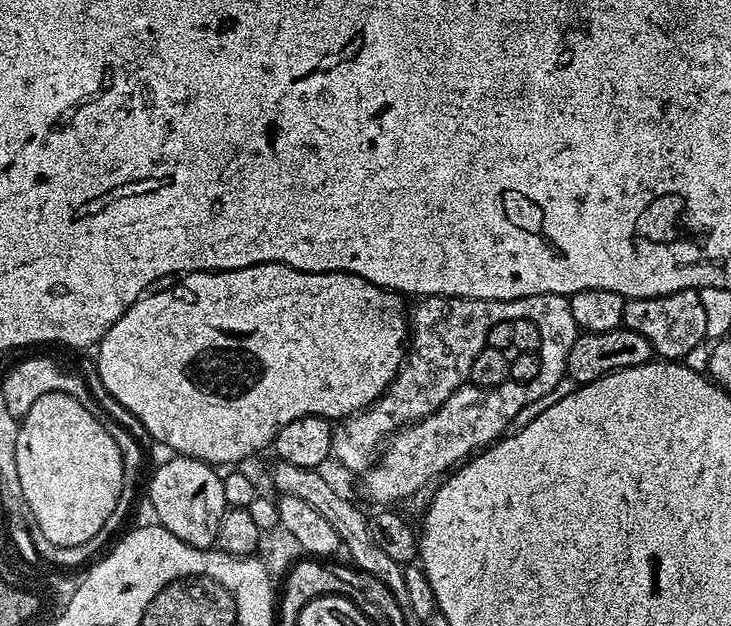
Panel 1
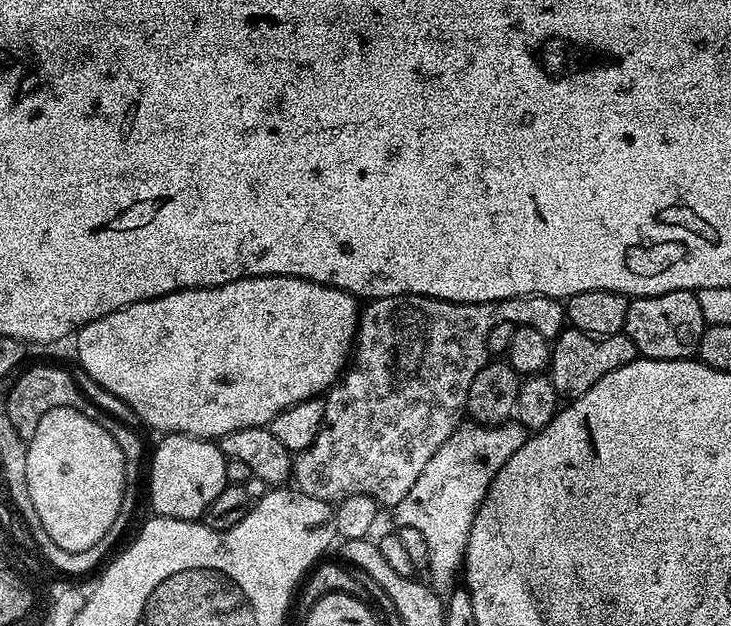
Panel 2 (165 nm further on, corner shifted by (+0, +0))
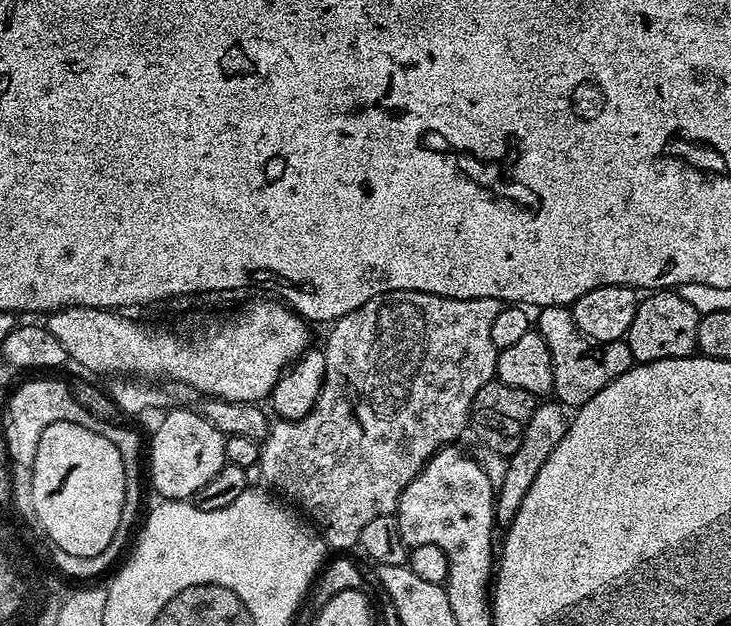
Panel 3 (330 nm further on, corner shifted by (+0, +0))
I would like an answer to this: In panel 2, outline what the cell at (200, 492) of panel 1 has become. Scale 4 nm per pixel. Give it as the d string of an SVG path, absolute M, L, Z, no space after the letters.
M168 434L156 448L156 453L151 453L152 469L146 472L146 492L148 488L148 500L152 503L152 512L157 516L174 518L175 520L199 521L204 512L222 494L222 490L228 485L226 478L226 466L228 461L220 453L219 443L210 440L199 440L196 436L181 436L179 434Z

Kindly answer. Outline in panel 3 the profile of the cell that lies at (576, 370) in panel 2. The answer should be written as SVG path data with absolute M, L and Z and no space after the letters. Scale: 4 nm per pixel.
M550 306L539 309L535 315L535 331L540 333L546 346L550 346L550 362L554 374L552 392L565 409L581 408L586 402L590 402L590 398L594 398L594 394L598 394L598 390L610 386L614 378L622 378L622 374L632 368L634 361L627 339L598 342L582 334L582 330L578 330L574 322L571 307Z

